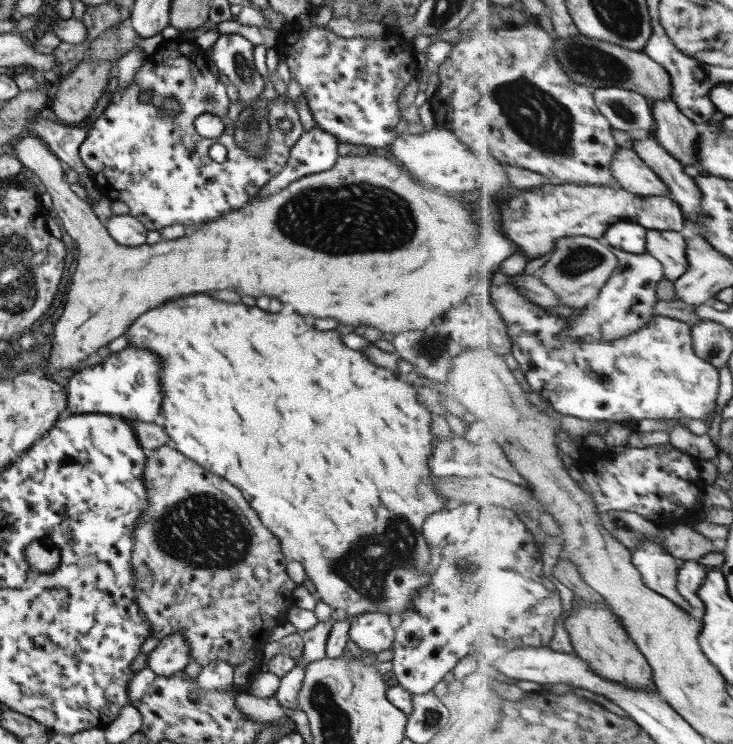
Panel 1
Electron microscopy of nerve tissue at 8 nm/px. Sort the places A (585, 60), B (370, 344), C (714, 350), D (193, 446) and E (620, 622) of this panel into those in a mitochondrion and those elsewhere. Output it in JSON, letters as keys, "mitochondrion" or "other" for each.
{"A":"mitochondrion","B":"other","C":"mitochondrion","D":"other","E":"other"}

